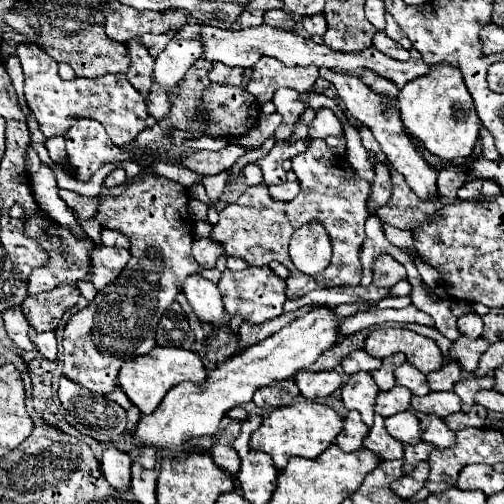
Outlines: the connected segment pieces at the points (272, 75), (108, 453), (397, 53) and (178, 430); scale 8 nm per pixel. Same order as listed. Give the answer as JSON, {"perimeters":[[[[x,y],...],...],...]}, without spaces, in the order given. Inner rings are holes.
{"perimeters":[[[[262,57],[254,69],[246,89],[256,97],[260,105],[272,101],[272,95],[280,87],[308,91],[318,79],[318,67],[286,67],[274,57]]],[[[108,447],[102,455],[102,473],[106,481],[114,485],[116,491],[130,489],[130,465],[132,465],[130,455],[118,451],[116,447]]],[[[376,31],[376,35],[374,35],[374,47],[376,47],[378,51],[382,51],[384,55],[392,57],[392,59],[398,59],[398,61],[410,59],[410,53],[408,53],[400,43],[392,41],[384,31]]],[[[312,307],[308,313],[296,317],[274,335],[220,363],[208,375],[206,383],[178,383],[166,393],[154,413],[140,415],[134,431],[134,441],[138,445],[156,445],[158,449],[178,449],[188,439],[214,435],[224,413],[228,413],[232,407],[252,401],[256,389],[294,377],[298,371],[308,369],[326,349],[334,347],[342,339],[342,321],[344,319],[338,319],[332,307]]]]}

